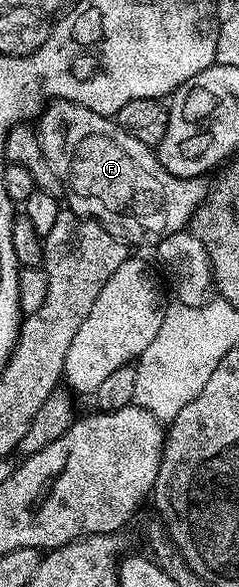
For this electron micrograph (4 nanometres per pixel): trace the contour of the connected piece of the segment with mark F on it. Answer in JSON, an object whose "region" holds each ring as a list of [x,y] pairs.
{"region":[[[72,101],[50,102],[37,118],[37,132],[41,151],[45,151],[45,159],[49,159],[49,167],[53,167],[63,181],[66,204],[67,201],[71,204],[68,205],[70,212],[90,217],[98,225],[103,225],[109,235],[128,246],[156,247],[167,236],[186,230],[191,224],[191,216],[207,197],[209,181],[206,176],[173,175],[159,162],[159,154],[152,146],[141,143],[141,139],[133,139],[133,135],[121,128],[118,120],[89,111],[89,107],[81,107]]]}

